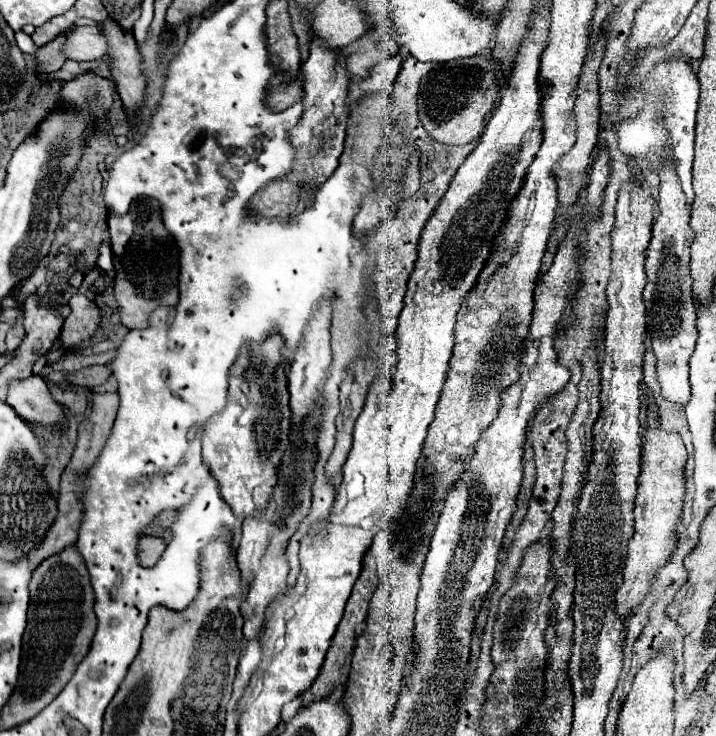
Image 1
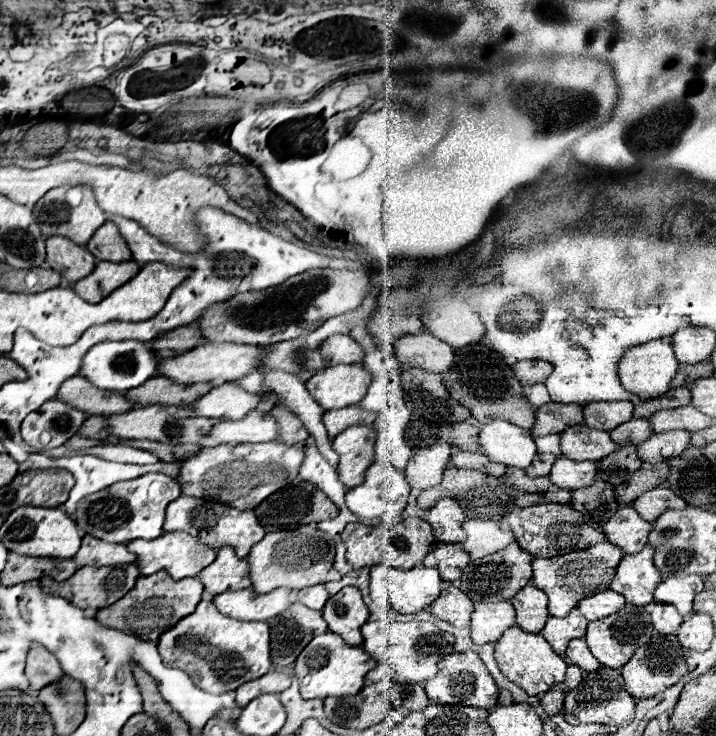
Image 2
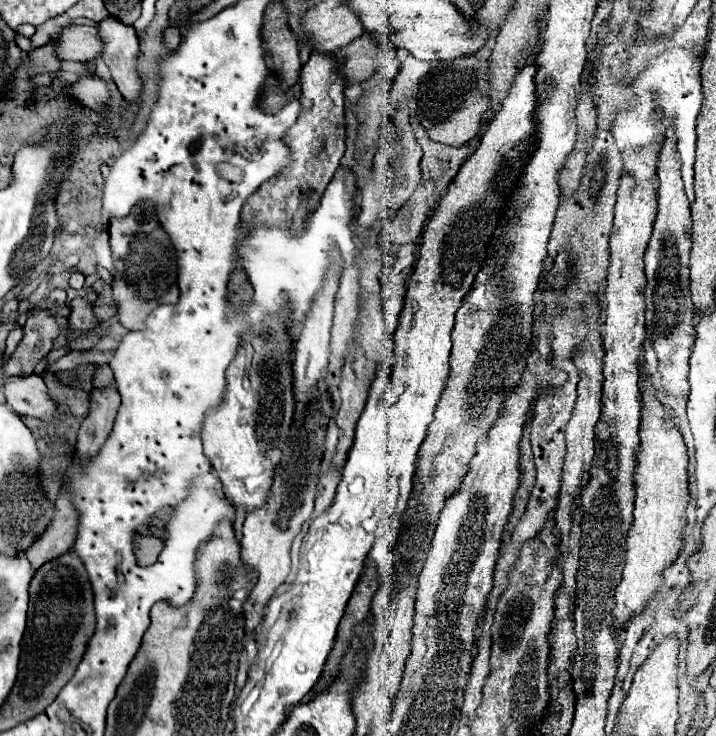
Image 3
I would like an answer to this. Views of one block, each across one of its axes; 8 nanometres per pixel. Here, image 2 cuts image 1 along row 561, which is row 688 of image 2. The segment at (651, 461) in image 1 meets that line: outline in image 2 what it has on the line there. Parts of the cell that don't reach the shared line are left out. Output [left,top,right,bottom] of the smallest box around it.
[622,634,688,698]

